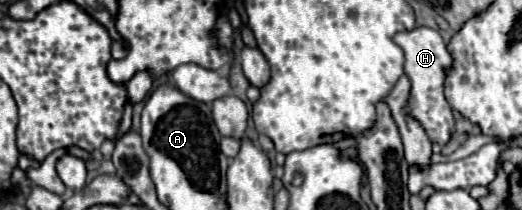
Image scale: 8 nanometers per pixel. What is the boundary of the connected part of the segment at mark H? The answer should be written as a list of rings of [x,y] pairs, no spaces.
[[[417,26],[413,30],[405,30],[401,34],[395,34],[393,40],[405,52],[405,74],[411,80],[411,98],[409,98],[411,114],[413,114],[413,118],[417,118],[421,122],[421,126],[429,134],[431,142],[437,142],[443,146],[451,138],[451,130],[455,126],[451,106],[447,104],[447,100],[443,96],[445,74],[453,62],[451,54],[447,52],[447,46],[445,46],[441,34],[433,28],[427,28],[427,26]]]

